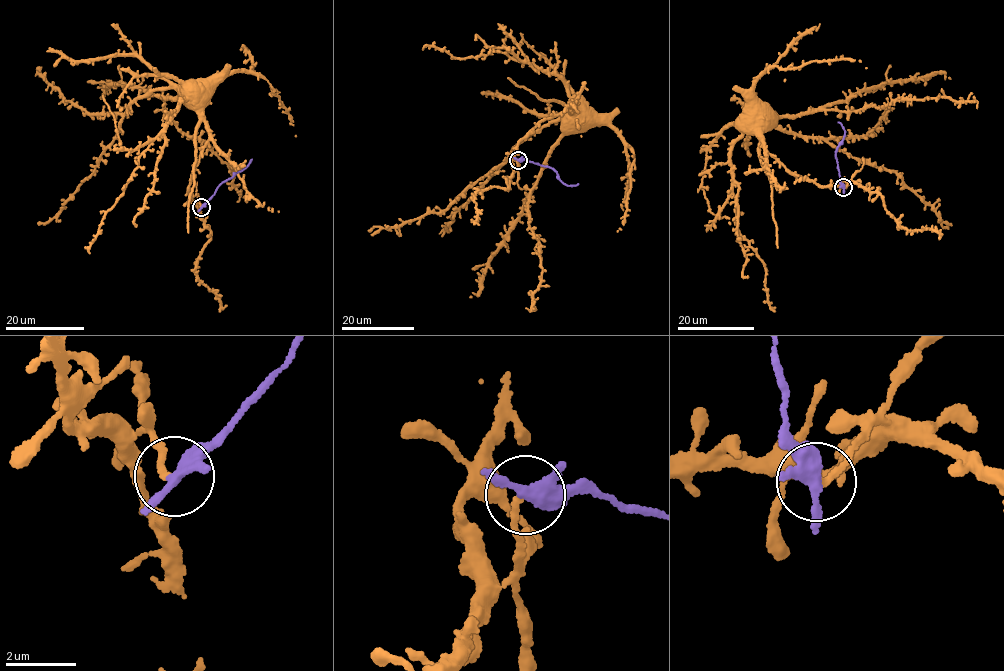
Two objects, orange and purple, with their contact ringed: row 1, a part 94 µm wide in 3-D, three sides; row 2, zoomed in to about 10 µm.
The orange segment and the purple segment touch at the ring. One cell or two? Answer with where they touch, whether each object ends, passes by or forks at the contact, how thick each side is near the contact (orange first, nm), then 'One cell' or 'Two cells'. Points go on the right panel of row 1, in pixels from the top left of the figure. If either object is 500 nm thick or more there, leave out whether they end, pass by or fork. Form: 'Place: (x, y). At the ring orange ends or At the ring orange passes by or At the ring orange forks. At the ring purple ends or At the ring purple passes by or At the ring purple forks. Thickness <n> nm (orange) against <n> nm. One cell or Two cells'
Place: (843, 187). At the ring orange ends. At the ring purple forks. Thickness 160 nm (orange) against 280 nm. Two cells

